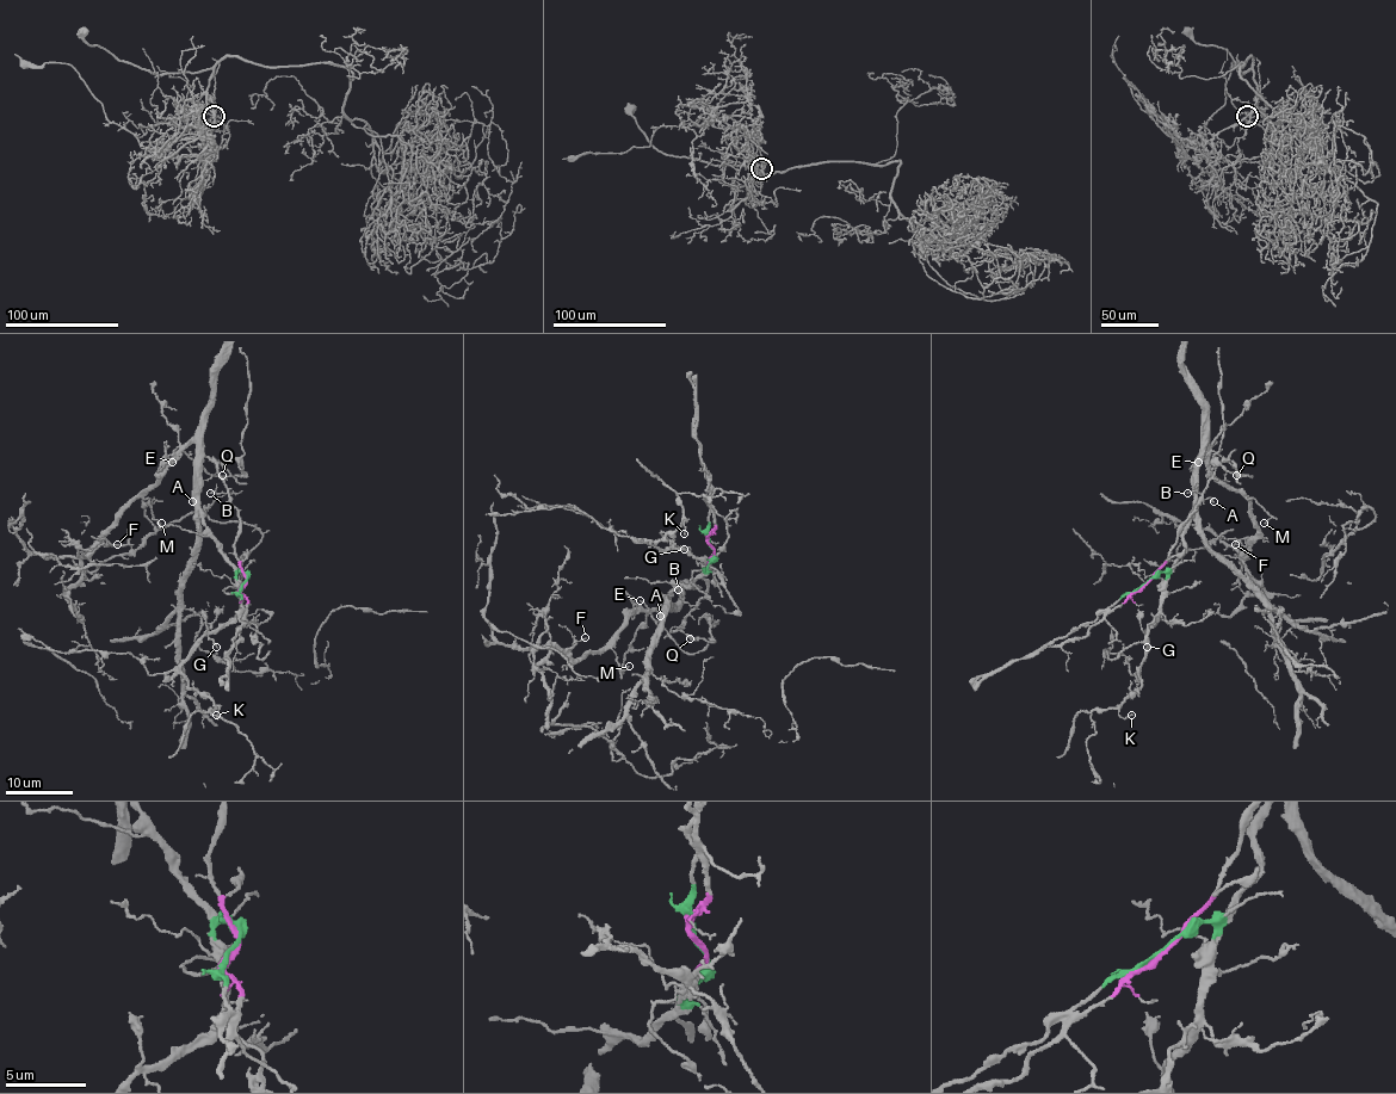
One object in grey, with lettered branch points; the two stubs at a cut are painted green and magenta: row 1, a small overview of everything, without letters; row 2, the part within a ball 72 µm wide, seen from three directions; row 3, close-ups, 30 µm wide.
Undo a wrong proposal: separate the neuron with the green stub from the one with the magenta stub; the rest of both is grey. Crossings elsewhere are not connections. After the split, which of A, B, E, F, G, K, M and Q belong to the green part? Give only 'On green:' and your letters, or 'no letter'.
On green: A, E, F, G, K, M

